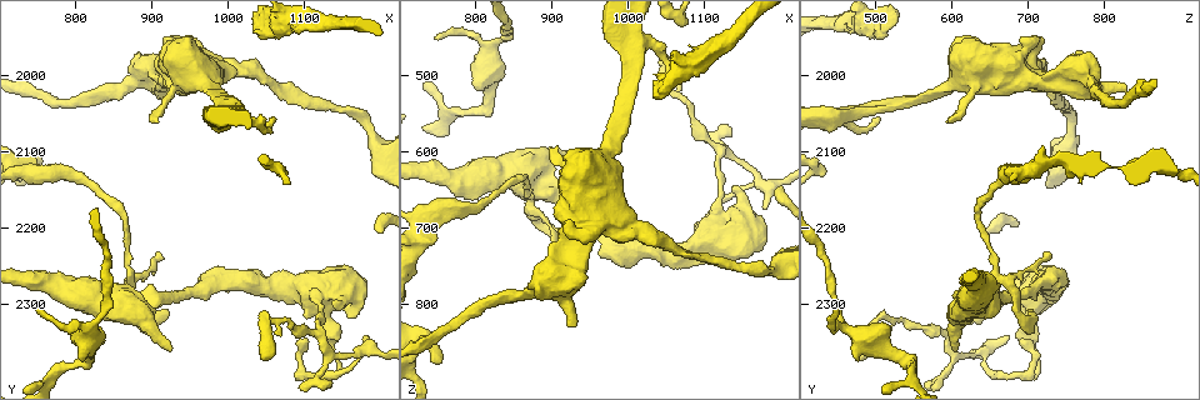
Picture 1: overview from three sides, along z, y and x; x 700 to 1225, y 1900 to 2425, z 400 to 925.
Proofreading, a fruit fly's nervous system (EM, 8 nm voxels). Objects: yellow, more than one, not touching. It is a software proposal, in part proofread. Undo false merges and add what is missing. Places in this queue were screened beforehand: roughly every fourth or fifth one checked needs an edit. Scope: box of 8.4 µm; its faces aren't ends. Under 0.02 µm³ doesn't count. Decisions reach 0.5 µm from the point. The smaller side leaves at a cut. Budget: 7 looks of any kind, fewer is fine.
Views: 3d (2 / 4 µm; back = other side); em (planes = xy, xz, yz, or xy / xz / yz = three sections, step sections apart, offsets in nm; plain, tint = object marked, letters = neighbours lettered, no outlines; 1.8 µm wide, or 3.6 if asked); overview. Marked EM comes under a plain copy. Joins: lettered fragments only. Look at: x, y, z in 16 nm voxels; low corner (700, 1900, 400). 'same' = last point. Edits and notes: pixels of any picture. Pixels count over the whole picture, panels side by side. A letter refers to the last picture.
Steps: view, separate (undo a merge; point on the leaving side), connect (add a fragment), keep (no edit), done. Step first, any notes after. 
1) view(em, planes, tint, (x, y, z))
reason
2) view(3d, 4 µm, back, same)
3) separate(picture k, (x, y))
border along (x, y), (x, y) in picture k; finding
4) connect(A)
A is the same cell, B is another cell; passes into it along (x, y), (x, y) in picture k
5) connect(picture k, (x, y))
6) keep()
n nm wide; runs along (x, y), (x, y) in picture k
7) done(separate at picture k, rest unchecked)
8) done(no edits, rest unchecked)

view(em, planes, letters, (930, 2015, 825))
branch stops here

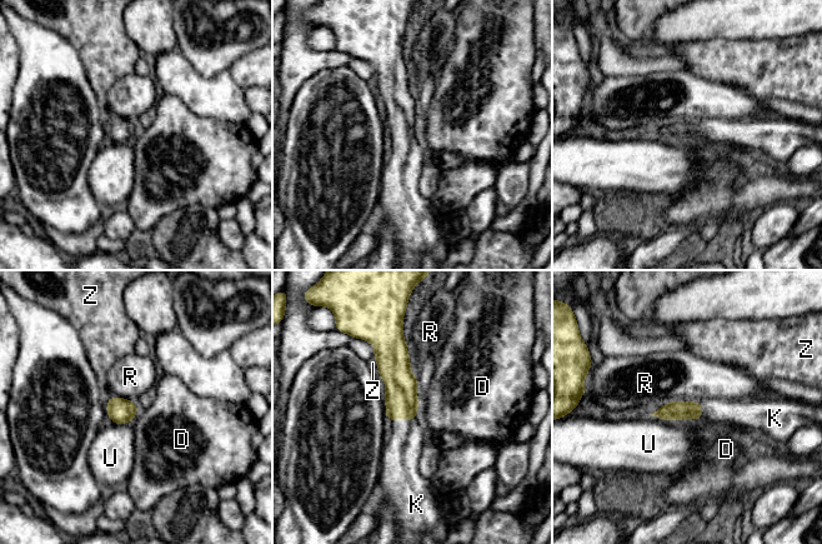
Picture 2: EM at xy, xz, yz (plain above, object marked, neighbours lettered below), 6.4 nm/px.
connect(K)
K is the same cell, D, R, U and Z are other cells; the cell continues

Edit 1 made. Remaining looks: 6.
view(3d, 4 µm, (740, 2100, 875))

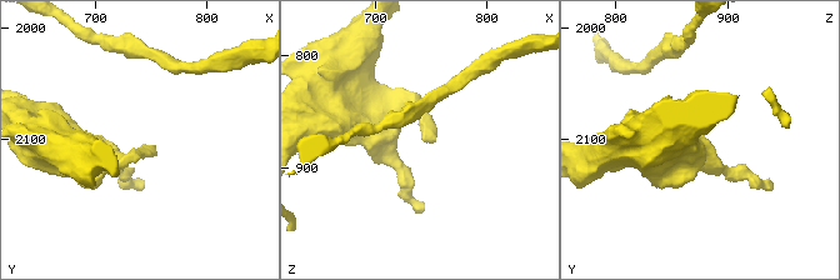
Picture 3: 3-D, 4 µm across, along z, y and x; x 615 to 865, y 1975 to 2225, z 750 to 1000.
view(em, planes, letters, (744, 2100, 874))

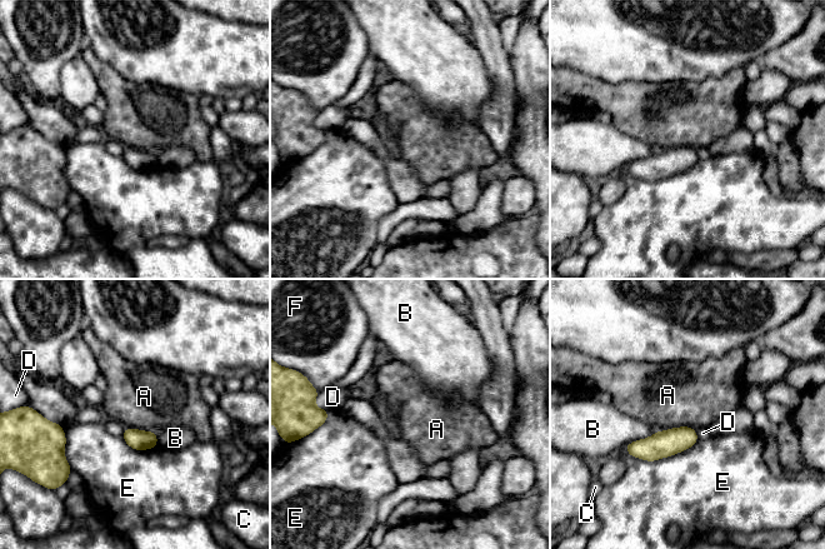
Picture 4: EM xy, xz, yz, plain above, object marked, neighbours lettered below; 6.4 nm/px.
keep()
A, B, C, D, E and F are other cells; border along (695, 429), (676, 427), (656, 432) in picture 4; no lettered fragment goes on from it

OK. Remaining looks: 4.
view(3d, 2 µm, (735, 2130, 695))
calibre changes

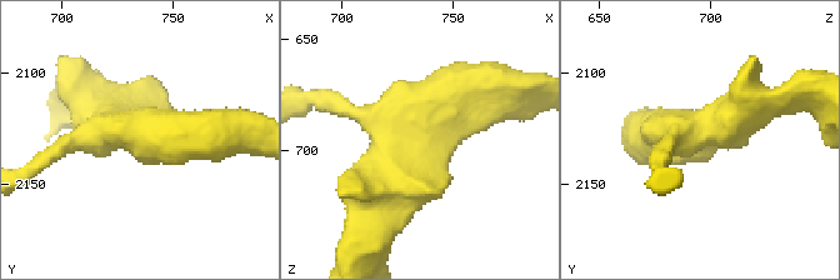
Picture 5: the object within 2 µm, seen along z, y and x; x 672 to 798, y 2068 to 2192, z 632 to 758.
view(em, planes, tint, (737, 2126, 693))

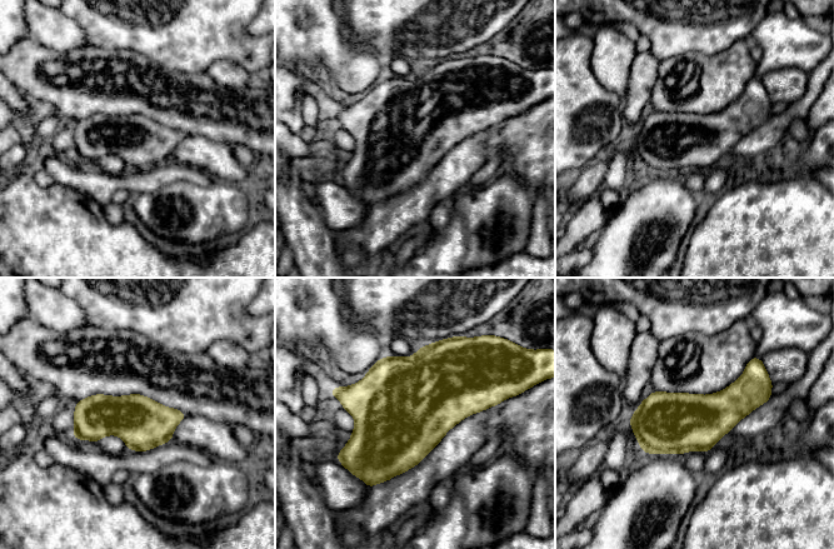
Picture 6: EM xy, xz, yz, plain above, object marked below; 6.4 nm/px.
view(em, planes, letters, same)
what lies round it

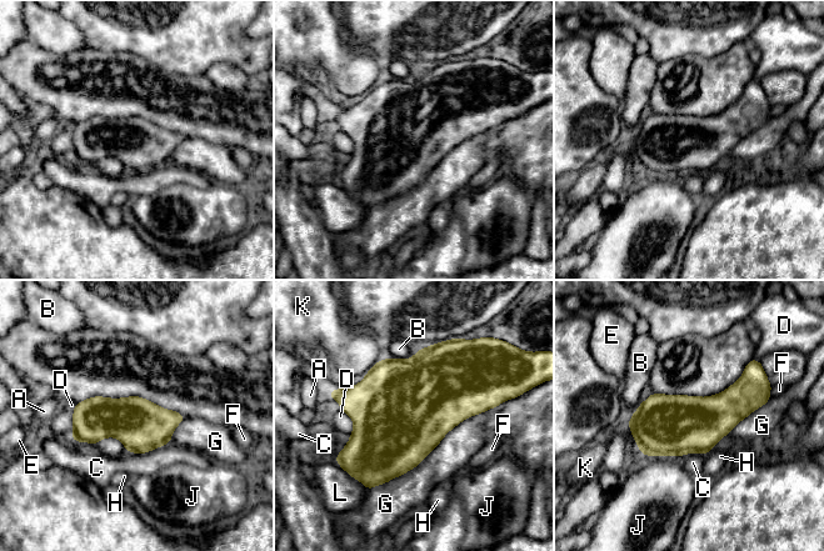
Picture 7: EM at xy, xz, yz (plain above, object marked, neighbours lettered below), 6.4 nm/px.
keep()
A, B, C, D, E, F, G, H, J, K and L are other cells; border along (493, 407), (369, 490) in picture 7; all the same cell

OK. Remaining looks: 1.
done(connect at picture 2, rest unchecked)

